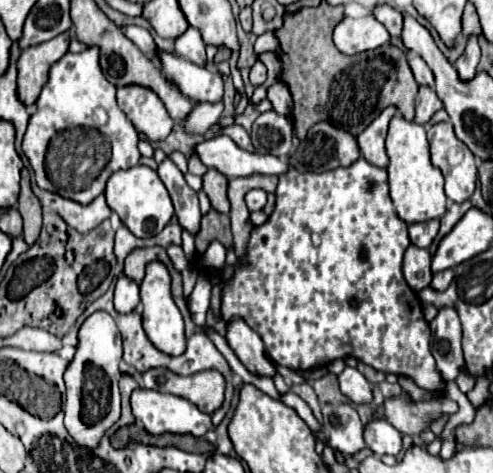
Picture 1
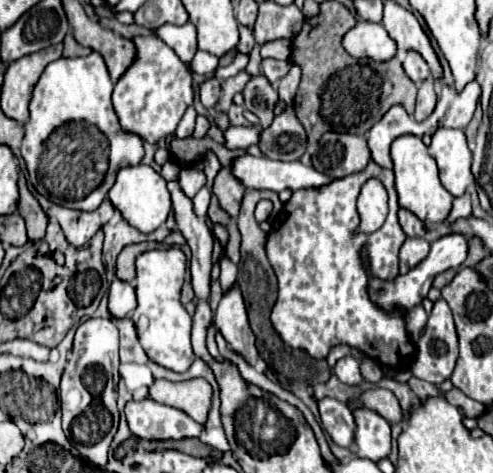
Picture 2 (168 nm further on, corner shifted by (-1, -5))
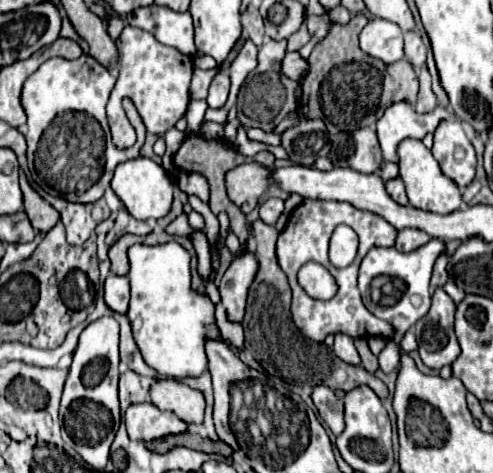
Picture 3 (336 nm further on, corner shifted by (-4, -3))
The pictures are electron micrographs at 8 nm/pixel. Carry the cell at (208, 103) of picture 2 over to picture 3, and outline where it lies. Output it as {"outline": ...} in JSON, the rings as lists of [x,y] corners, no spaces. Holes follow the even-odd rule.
{"outline":[[[220,72],[212,84],[210,84],[210,92],[208,92],[208,106],[210,108],[222,108],[226,98],[228,98],[228,90],[230,90],[230,78],[226,72]]]}

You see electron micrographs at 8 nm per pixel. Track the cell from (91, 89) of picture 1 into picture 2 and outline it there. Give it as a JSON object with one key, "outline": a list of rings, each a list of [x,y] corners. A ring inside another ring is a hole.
{"outline":[[[91,52],[85,58],[59,58],[43,70],[31,92],[29,120],[25,124],[25,138],[21,146],[31,184],[41,196],[65,208],[97,210],[111,190],[117,170],[127,164],[135,166],[141,162],[143,140],[139,136],[121,132],[121,126],[117,124],[117,116],[113,112],[111,92],[113,82],[99,52]],[[67,178],[83,178],[87,182],[69,182],[71,186],[67,192],[57,192]],[[87,184],[91,186],[89,192],[85,192]]]}

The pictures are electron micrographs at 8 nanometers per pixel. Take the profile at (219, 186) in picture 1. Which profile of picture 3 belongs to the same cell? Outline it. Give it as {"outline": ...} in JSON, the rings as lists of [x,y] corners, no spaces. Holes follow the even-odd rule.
{"outline":[[[246,162],[226,174],[228,198],[244,212],[250,214],[258,198],[268,188],[268,170],[256,162]]]}

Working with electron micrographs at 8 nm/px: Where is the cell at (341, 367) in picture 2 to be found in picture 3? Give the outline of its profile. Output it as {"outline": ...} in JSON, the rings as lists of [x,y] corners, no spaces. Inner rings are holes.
{"outline":[[[336,334],[334,354],[336,354],[340,360],[352,364],[352,366],[360,366],[360,356],[358,356],[358,352],[356,352],[356,348],[354,348],[354,340],[352,340],[350,336],[346,336],[346,334]]]}

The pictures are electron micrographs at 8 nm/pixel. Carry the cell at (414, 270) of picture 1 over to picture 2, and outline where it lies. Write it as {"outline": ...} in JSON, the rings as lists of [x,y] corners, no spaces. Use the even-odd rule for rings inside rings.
{"outline":[[[407,238],[399,250],[399,268],[407,272],[413,264],[419,264],[429,254],[429,242],[425,238]]]}

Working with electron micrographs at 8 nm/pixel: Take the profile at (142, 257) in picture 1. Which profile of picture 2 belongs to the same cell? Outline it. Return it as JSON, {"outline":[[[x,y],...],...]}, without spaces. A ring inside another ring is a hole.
{"outline":[[[133,244],[125,246],[117,256],[117,278],[133,282]]]}

